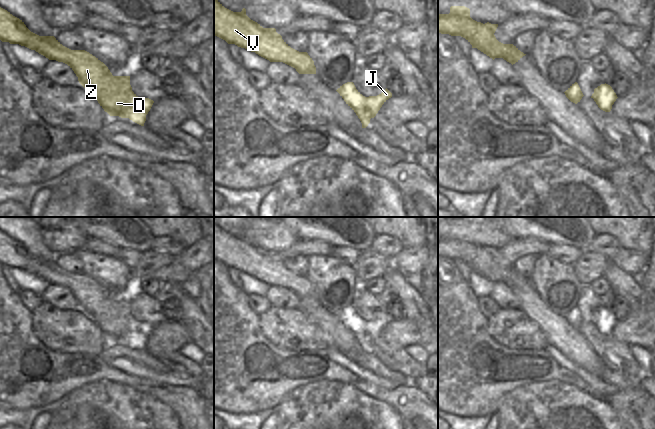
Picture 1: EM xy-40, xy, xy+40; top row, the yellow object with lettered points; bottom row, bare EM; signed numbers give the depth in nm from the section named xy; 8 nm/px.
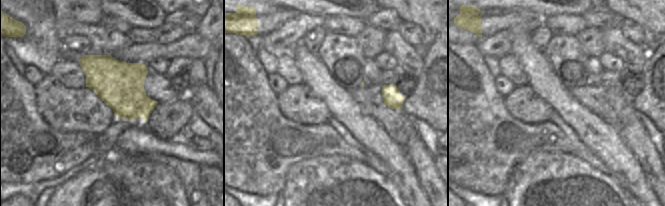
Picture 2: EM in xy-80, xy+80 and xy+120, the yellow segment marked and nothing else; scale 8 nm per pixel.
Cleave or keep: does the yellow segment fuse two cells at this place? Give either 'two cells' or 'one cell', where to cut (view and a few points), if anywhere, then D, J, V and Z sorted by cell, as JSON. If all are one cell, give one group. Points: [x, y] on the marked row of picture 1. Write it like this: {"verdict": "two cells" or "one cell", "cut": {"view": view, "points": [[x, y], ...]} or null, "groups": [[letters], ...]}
{"verdict": "one cell", "cut": null, "groups": [["D", "J", "V", "Z"]]}

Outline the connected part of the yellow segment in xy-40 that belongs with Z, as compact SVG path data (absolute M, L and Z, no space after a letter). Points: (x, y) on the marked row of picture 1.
M1 7L0 40L25 46L49 60L67 64L105 112L144 126L154 101L139 98L132 91L130 76L113 76L108 67L89 52L71 50L54 36L39 36L31 32L22 20Z

